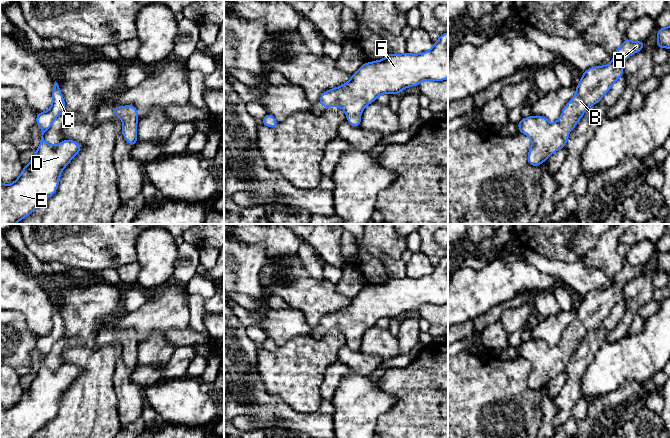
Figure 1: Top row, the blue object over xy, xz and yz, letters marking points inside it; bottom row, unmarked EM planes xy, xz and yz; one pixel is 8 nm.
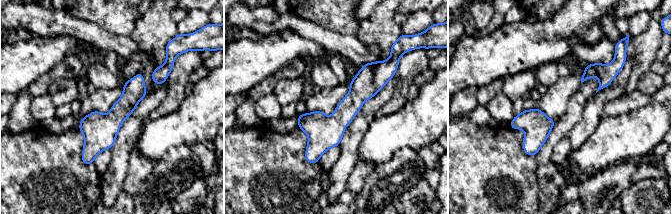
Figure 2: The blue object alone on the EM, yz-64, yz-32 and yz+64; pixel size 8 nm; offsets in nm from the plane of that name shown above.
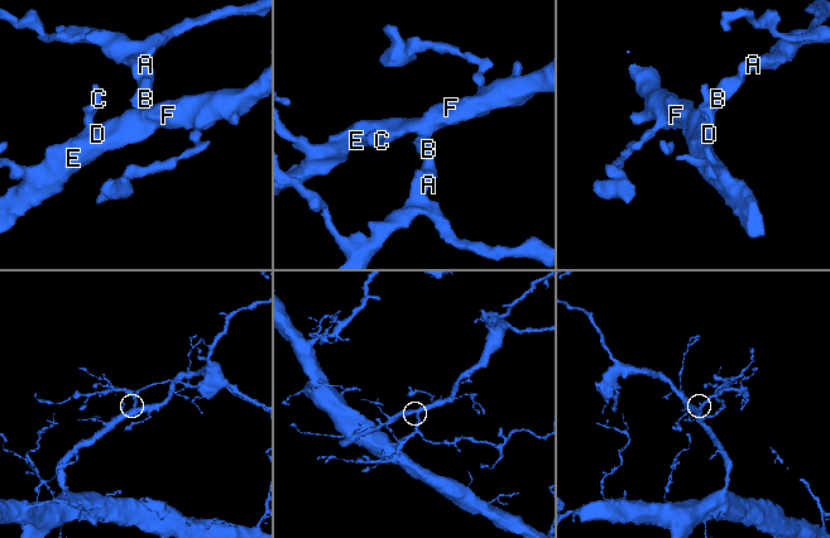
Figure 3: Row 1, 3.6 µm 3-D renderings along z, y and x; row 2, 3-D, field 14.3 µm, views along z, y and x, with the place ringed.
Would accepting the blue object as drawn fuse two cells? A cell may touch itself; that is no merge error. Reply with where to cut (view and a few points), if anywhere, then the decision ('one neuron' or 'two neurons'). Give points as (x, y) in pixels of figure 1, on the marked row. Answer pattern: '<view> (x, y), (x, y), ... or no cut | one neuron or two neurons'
no cut | one neuron

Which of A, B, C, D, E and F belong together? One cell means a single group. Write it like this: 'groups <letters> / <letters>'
groups A B C D E F

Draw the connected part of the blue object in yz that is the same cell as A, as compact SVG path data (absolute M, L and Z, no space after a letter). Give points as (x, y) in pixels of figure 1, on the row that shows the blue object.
M625 37L623 44L615 51L610 64L605 66L595 66L583 72L583 76L579 84L576 86L576 93L574 97L563 108L562 114L557 122L550 123L546 117L534 115L521 119L518 123L519 132L528 136L532 142L527 157L530 165L538 167L554 152L565 147L569 132L575 128L587 108L598 103L611 89L612 85L623 75L625 60L643 48L644 40L633 42Z

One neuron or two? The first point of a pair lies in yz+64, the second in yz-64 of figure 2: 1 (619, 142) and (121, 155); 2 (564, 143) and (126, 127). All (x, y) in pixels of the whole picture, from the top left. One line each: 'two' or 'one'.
1: two
2: two

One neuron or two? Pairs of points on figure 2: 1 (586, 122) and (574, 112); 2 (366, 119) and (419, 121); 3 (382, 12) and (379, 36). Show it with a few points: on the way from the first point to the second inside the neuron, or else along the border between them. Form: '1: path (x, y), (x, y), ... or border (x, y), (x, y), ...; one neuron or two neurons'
1: border (592, 97), (587, 101), (581, 119), (566, 135); two neurons
2: border (375, 117), (361, 139); two neurons
3: path (382, 18), (381, 30); one neuron

